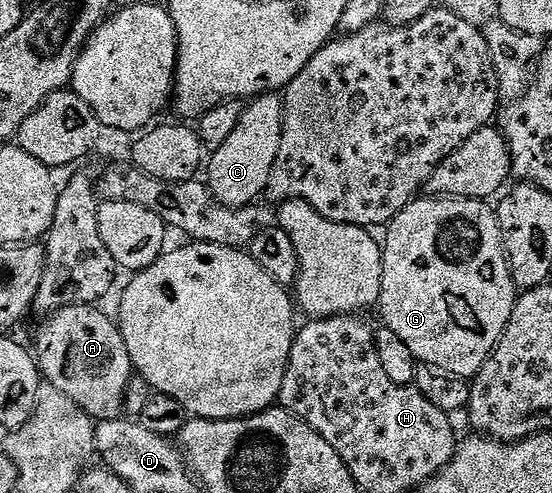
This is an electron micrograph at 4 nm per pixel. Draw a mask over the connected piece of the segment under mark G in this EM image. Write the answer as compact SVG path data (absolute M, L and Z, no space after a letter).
M427 195L422 199L416 199L411 204L406 205L391 222L386 230L386 233L388 232L387 242L384 240L381 245L383 250L383 282L381 283L377 312L383 316L383 321L387 324L384 326L394 337L401 339L401 343L405 343L405 347L409 347L409 351L413 351L416 362L433 363L437 367L445 367L445 371L453 371L453 375L461 375L468 379L474 378L479 368L485 364L495 350L495 346L499 344L517 300L515 281L511 277L511 266L507 264L507 253L503 249L503 236L499 230L499 218L496 210L492 206L490 209L487 205L490 204L486 200L468 199L466 197Z

